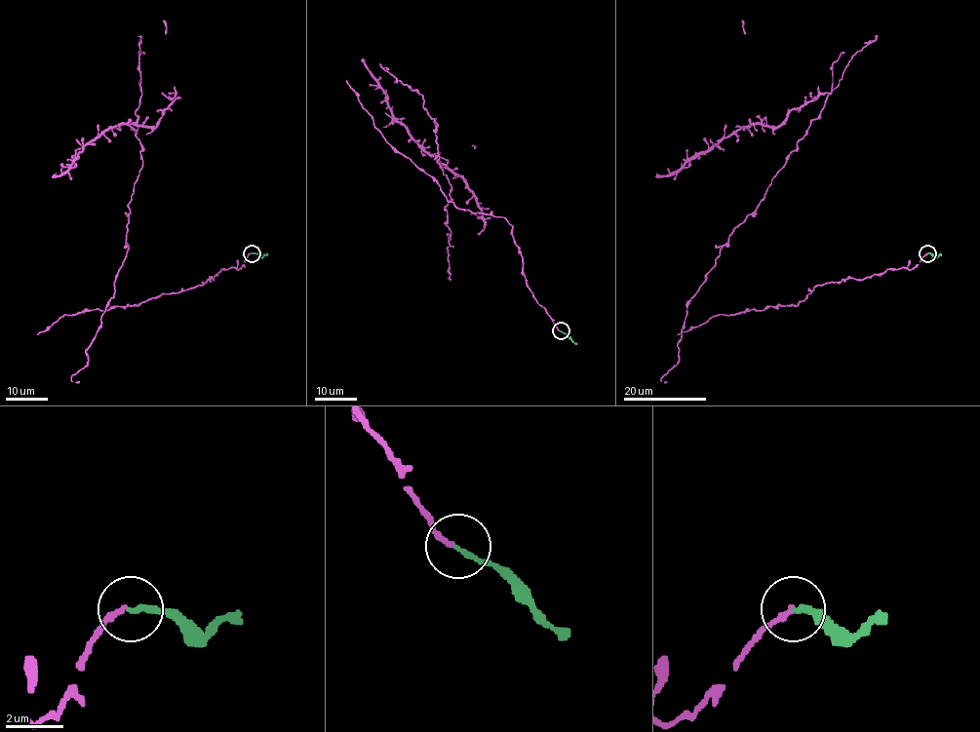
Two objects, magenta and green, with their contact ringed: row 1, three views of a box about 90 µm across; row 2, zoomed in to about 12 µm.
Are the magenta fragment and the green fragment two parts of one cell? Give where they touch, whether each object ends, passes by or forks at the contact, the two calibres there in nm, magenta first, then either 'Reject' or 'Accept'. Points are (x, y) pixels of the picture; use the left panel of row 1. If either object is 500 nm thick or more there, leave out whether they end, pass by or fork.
Place: (252, 253). At the ring magenta ends. At the ring green ends. Thickness 190 nm (magenta) against 190 nm. Accept

